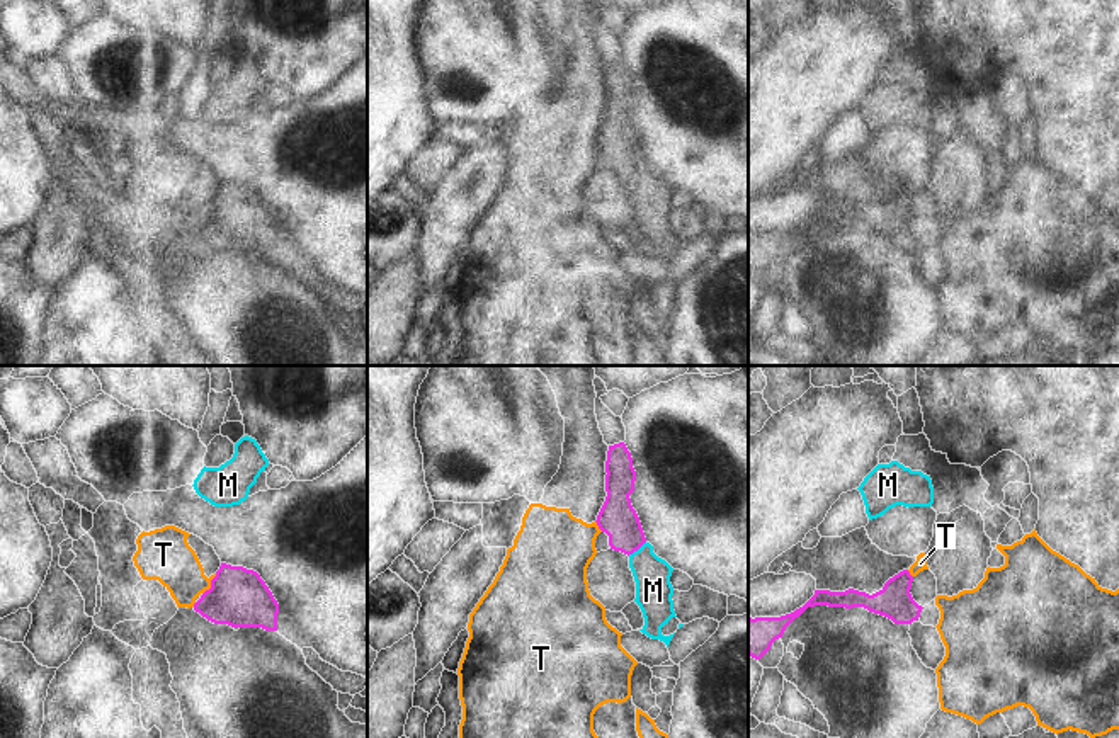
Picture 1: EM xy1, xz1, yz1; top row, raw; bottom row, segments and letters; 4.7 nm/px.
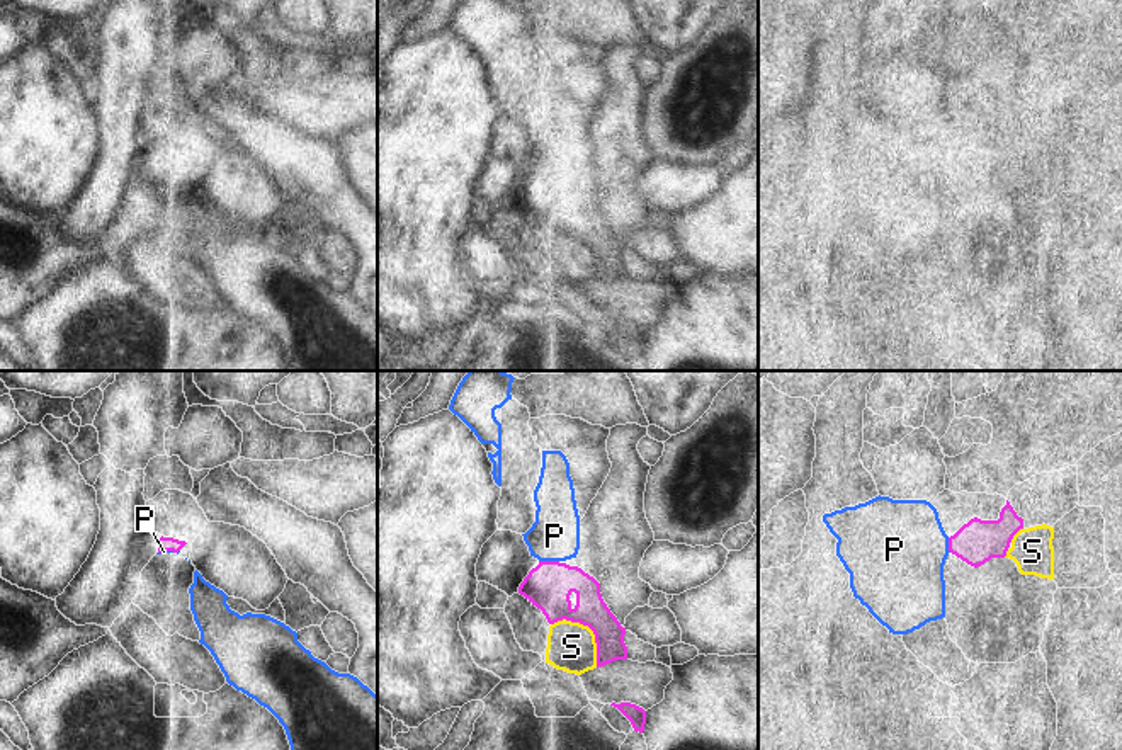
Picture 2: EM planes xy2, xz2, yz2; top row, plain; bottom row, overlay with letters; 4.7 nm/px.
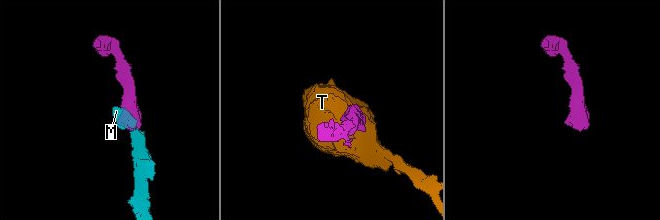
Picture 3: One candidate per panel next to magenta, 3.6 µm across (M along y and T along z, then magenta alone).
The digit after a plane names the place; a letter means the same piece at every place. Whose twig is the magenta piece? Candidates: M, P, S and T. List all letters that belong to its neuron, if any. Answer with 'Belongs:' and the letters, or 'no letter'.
Belongs: M

